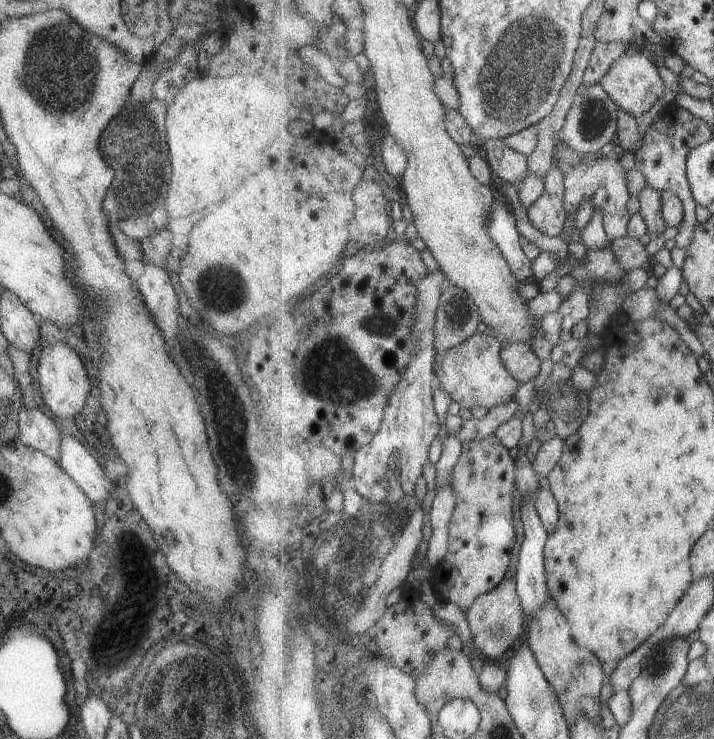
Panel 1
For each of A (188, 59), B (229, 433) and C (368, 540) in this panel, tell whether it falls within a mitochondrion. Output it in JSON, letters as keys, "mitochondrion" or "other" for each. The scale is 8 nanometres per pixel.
{"A":"other","B":"mitochondrion","C":"mitochondrion"}

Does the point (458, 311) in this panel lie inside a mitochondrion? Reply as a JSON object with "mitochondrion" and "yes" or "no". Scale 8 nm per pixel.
{"mitochondrion":"yes"}

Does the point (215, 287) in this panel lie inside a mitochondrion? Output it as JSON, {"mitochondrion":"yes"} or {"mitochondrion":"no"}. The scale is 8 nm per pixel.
{"mitochondrion":"yes"}

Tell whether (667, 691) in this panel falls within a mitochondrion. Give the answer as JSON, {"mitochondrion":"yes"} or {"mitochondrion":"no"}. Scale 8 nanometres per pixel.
{"mitochondrion":"yes"}

